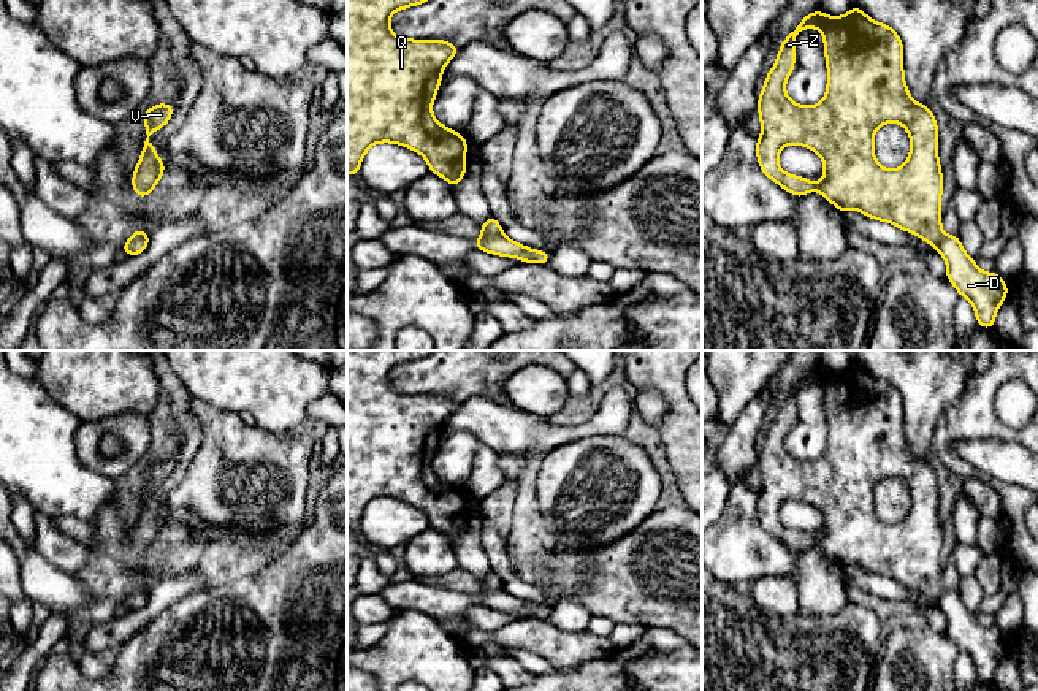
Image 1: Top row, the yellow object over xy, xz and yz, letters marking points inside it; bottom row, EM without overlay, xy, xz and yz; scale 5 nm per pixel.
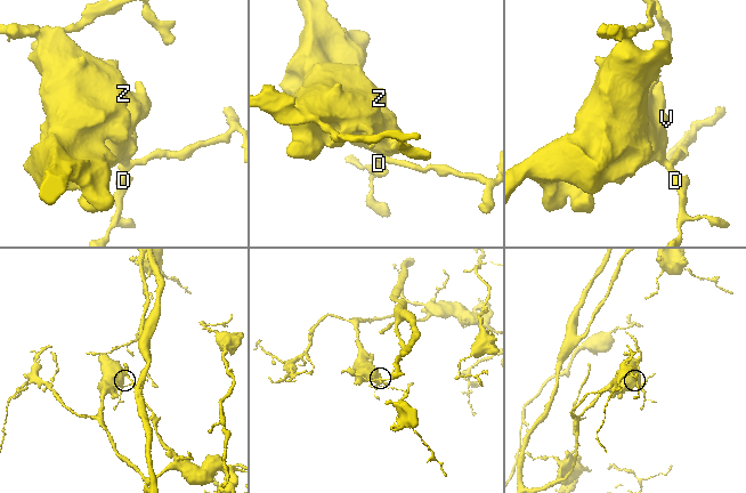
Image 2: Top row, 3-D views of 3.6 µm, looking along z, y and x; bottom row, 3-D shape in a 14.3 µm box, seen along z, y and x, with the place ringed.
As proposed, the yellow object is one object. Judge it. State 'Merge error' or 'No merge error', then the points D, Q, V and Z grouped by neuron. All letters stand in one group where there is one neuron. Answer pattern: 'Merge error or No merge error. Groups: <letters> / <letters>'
Merge error. Groups: D / Q V Z

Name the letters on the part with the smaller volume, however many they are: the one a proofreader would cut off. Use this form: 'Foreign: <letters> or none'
Foreign: D

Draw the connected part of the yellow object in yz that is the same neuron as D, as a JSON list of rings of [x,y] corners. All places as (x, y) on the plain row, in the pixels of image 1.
[[[959,590],[943,591],[937,605],[946,615],[946,634],[956,642],[959,651],[971,656],[976,678],[992,685],[995,669],[1006,655],[1008,639],[995,626],[981,628],[976,615],[970,613],[960,601]]]

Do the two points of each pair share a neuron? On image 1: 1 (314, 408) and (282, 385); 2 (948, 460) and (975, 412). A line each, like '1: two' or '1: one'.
1: two
2: one

